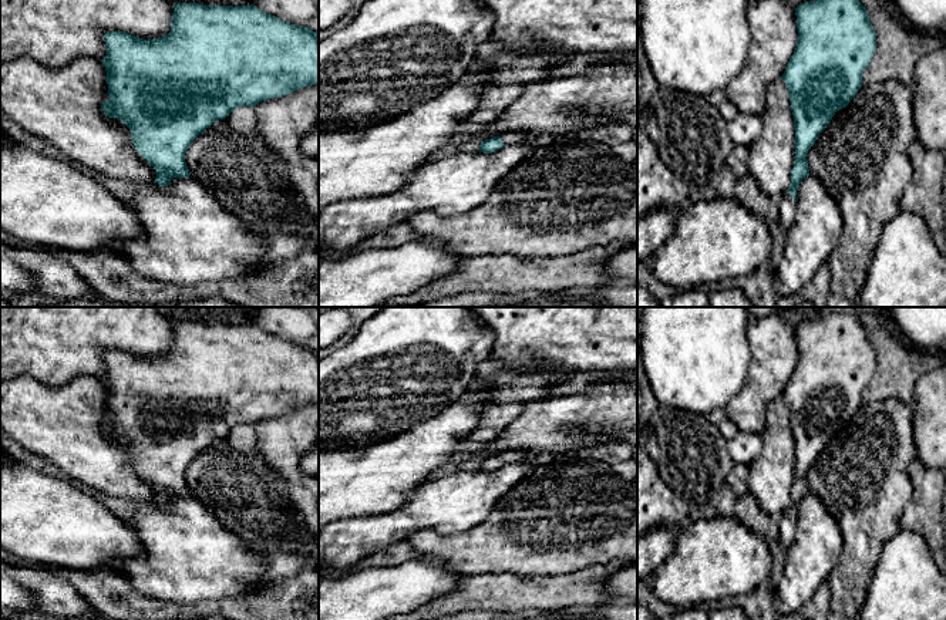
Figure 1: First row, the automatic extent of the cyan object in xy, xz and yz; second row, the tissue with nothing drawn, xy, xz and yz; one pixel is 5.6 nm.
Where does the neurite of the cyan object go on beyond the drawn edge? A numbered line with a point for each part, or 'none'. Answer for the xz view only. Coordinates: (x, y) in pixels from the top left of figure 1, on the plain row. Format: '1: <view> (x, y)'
1: xz (508, 457)

